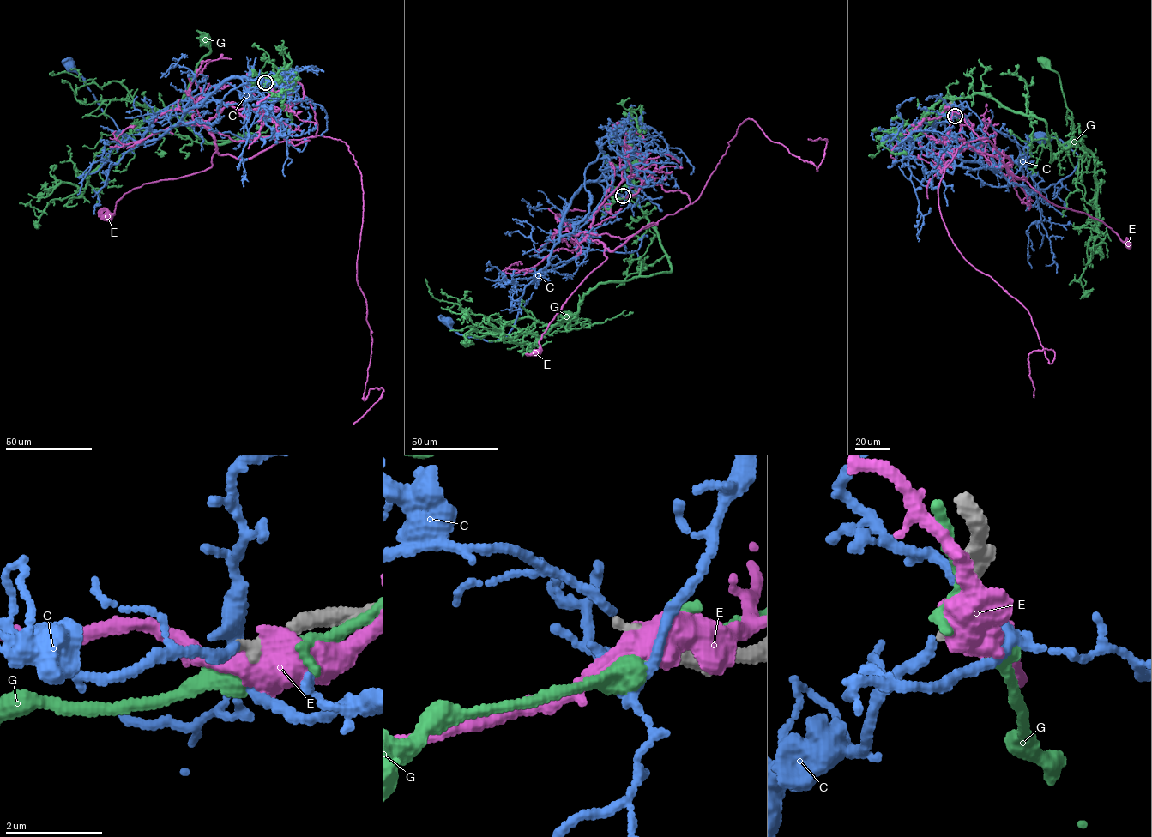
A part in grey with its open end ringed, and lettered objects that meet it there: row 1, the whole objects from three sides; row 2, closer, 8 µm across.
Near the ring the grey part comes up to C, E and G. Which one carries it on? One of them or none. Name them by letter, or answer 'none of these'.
C

